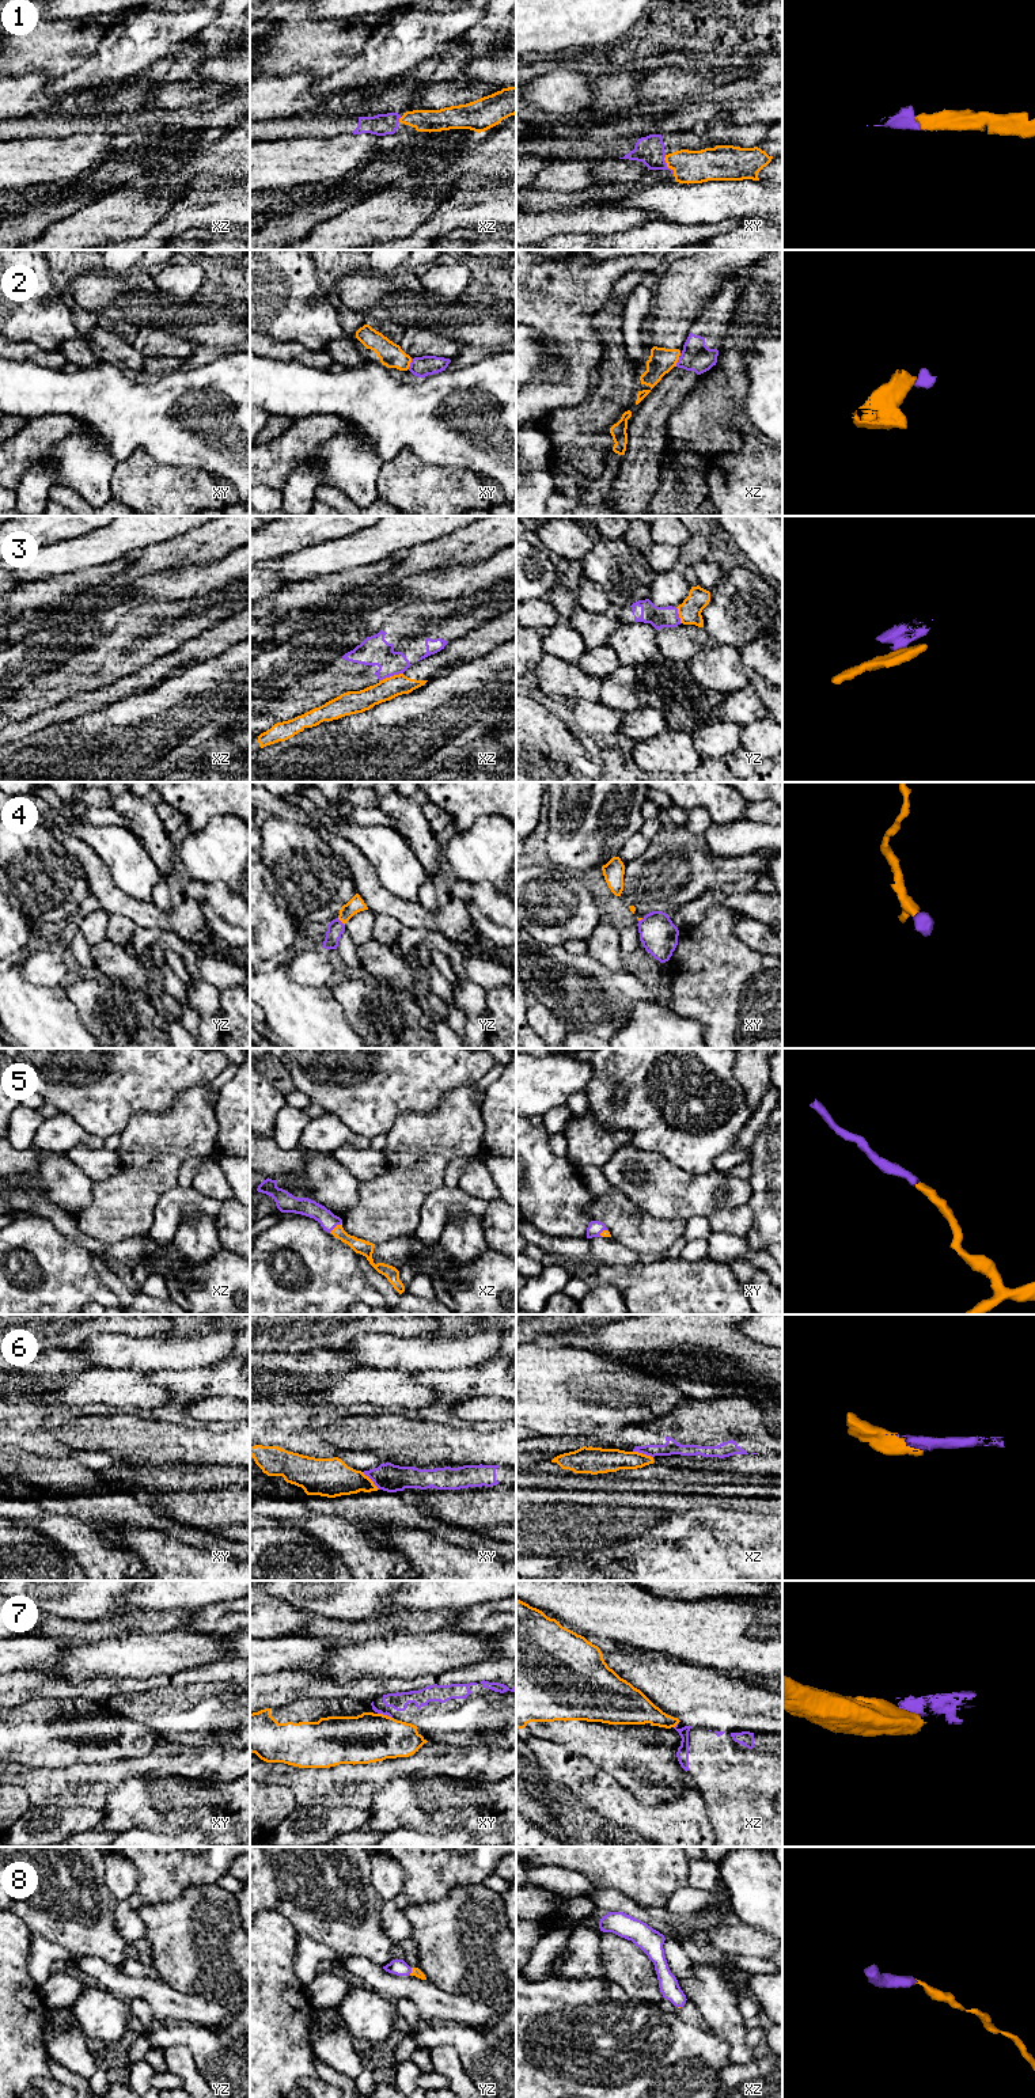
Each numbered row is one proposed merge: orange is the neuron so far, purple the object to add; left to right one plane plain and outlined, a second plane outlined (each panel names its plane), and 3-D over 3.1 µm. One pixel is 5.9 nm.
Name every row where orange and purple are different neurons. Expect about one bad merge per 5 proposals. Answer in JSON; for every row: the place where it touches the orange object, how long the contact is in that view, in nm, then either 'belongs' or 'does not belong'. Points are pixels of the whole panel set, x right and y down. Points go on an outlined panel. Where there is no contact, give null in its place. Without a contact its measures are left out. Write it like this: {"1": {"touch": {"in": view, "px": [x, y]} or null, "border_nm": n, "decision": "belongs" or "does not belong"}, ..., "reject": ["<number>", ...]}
{"1": {"touch": {"in": "xy", "px": [667, 164]}, "border_nm": 130, "decision": "belongs"}, "2": {"touch": {"in": "xy", "px": [409, 364]}, "border_nm": 70, "decision": "does not belong"}, "3": {"touch": {"in": "xz", "px": [391, 676]}, "border_nm": 140, "decision": "does not belong"}, "4": {"touch": {"in": "yz", "px": [341, 921]}, "border_nm": 60, "decision": "belongs"}, "5": {"touch": {"in": "xz", "px": [336, 1226]}, "border_nm": 100, "decision": "belongs"}, "6": {"touch": {"in": "xz", "px": [641, 1453]}, "border_nm": 130, "decision": "does not belong"}, "7": {"touch": {"in": "xz", "px": [675, 1725]}, "border_nm": 40, "decision": "does not belong"}, "8": {"touch": {"in": "yz", "px": [412, 1972]}, "border_nm": 50, "decision": "belongs"}, "reject": ["2", "3", "6", "7"]}

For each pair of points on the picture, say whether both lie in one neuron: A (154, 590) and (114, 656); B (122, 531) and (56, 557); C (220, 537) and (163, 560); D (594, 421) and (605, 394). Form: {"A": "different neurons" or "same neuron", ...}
{"A": "different neurons", "B": "same neuron", "C": "same neuron", "D": "same neuron"}

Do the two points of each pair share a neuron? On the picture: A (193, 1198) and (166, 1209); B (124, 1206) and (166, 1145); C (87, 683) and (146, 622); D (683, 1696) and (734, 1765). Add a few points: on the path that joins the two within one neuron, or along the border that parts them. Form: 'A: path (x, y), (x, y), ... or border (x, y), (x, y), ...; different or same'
A: path (186, 1198), (177, 1198), (173, 1202); same
B: path (133, 1191), (154, 1160); same
C: path (106, 679), (135, 652), (132, 641); same
D: path (701, 1710), (730, 1738), (732, 1748); same

